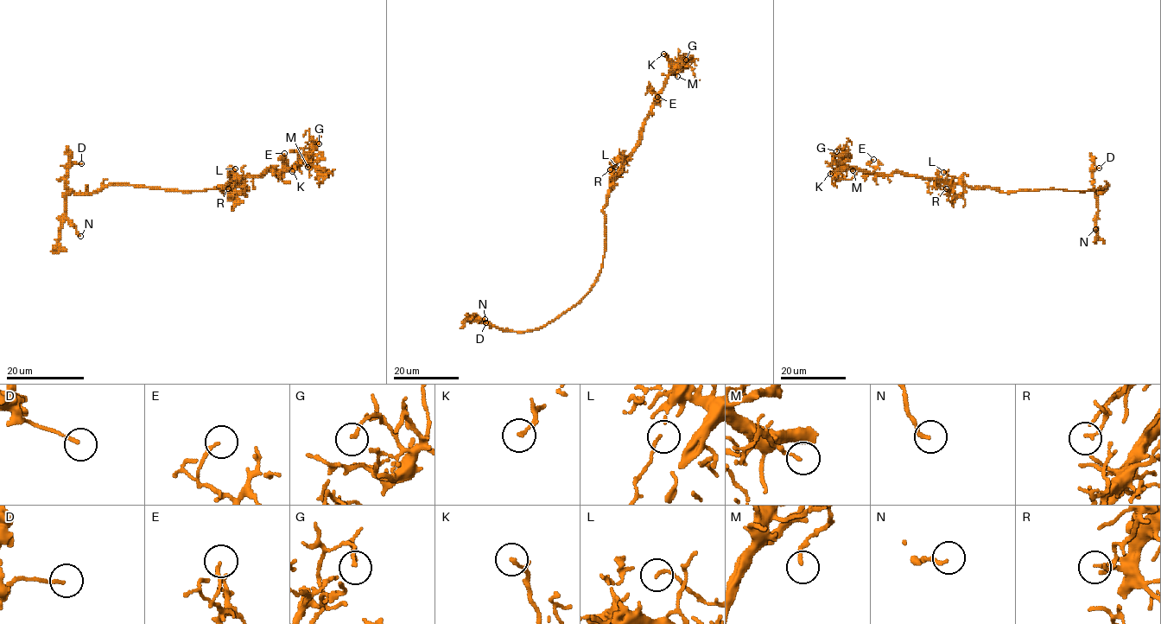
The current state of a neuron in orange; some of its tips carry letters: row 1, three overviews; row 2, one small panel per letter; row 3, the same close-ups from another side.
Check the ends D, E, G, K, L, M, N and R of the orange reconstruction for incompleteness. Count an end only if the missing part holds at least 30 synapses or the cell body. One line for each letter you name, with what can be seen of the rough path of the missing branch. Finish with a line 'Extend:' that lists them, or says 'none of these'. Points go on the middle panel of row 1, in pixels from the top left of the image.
Extend: R

